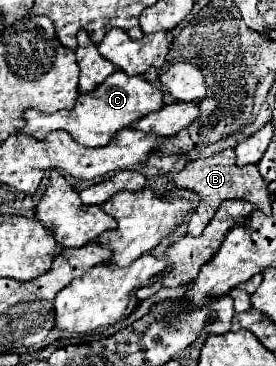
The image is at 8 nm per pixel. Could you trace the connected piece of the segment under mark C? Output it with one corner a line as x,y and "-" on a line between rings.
118,70
112,76
108,76
96,90
88,94
80,94
72,110
60,110
54,114
28,110
26,126
22,128
22,132
34,136
36,140
44,140
50,132
64,130
82,146
104,146
112,142
116,132
128,128
142,116
160,110
162,106
164,106
164,92
160,88
148,84
142,76
128,76

